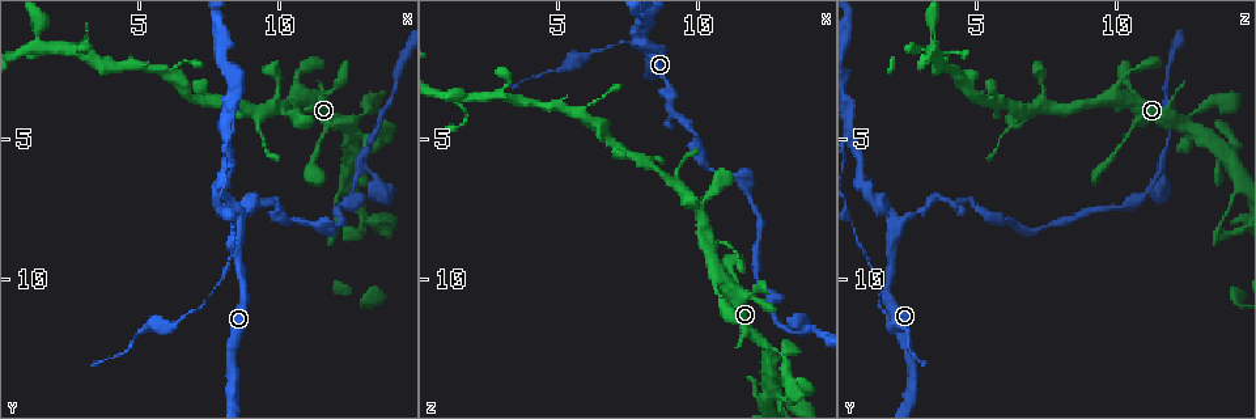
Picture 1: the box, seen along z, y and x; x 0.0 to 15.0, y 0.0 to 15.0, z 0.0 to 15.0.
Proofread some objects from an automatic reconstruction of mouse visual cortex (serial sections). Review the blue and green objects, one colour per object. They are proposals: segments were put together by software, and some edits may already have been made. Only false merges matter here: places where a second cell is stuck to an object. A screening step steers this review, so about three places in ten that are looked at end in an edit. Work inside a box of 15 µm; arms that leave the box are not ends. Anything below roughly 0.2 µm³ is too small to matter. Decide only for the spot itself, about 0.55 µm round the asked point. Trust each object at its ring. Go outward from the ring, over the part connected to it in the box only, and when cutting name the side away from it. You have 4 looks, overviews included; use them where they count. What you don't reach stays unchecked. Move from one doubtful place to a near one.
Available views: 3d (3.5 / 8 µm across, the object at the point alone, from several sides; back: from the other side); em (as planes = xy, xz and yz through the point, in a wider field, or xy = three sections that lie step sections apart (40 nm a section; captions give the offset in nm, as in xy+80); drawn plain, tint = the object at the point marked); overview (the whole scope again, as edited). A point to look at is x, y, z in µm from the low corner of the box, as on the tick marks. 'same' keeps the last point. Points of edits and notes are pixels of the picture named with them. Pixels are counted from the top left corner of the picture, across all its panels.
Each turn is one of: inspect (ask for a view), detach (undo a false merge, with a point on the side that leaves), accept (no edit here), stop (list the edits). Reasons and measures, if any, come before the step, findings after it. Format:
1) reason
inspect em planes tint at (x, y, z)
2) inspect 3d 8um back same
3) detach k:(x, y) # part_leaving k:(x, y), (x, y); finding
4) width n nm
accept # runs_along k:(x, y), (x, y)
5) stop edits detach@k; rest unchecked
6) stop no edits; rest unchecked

narrows sharply
inspect 3d 3.5um at (7.1, 3.6, 5.3)

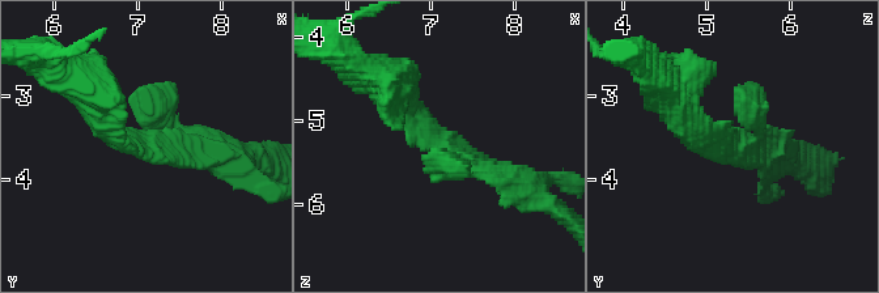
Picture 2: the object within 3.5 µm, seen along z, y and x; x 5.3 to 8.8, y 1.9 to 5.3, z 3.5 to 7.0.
inspect em xy step 5 tint at (7.20, 3.65, 5.20)

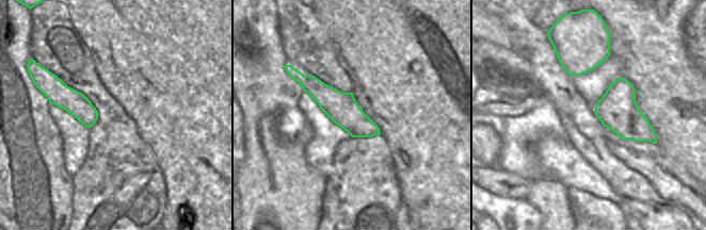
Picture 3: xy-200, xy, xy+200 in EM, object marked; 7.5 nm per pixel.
accept # runs_along 3:(295, 72), (357, 124), (376, 132); all the same cell

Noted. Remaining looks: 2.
two arms in line, one across
inspect 3d 3.5um at (8.6, 8.2, 2.0)

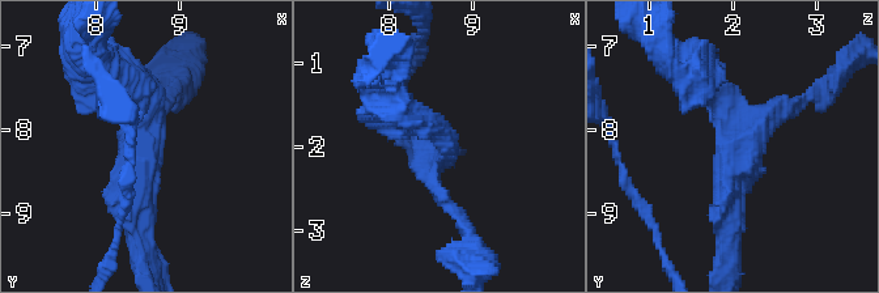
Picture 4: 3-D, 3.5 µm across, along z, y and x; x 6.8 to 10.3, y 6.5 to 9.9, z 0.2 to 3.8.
arms 3; arm_widths 200, 250, 350 nm; shape alone is not enough
inspect em xy step 1 tint at (8.55, 8.25, 2.05)

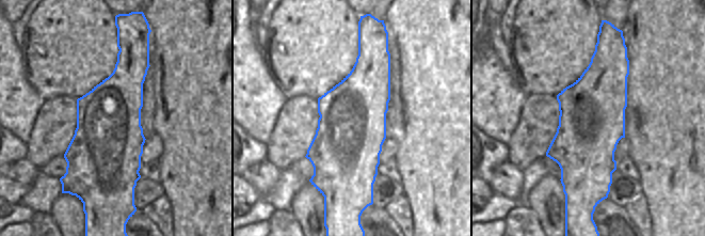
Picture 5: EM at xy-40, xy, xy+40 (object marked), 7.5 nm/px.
width 500 nm
accept # runs_along 4:(730, 237), (734, 128), (706, 76); all the same cell

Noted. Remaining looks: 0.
stop no edits; rest unchecked

